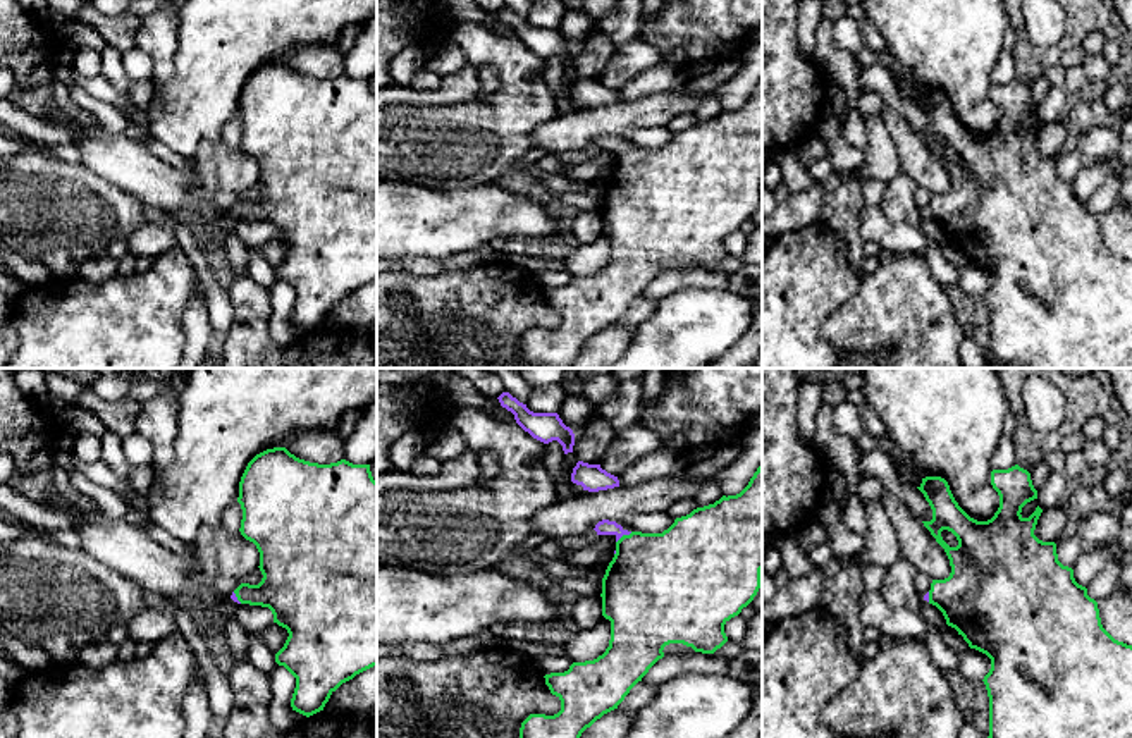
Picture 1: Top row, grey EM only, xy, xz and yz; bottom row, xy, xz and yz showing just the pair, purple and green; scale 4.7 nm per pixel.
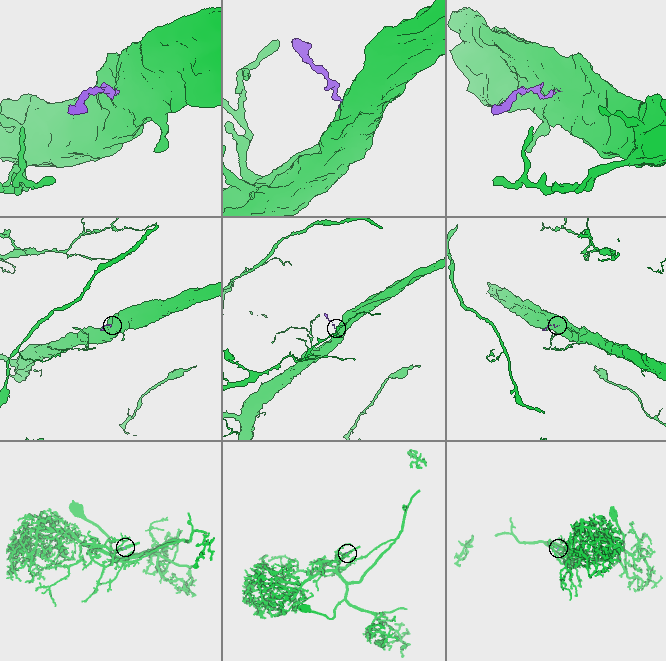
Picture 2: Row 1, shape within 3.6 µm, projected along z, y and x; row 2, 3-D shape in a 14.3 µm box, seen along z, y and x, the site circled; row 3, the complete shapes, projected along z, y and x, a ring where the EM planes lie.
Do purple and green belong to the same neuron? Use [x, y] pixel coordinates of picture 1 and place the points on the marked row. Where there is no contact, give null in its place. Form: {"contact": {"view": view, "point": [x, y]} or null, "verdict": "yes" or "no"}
{"contact": {"view": "xz", "point": [623, 534]}, "verdict": "yes"}

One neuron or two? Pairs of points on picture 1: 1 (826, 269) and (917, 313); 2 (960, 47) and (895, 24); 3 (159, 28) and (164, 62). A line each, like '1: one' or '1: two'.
1: two
2: one
3: one

